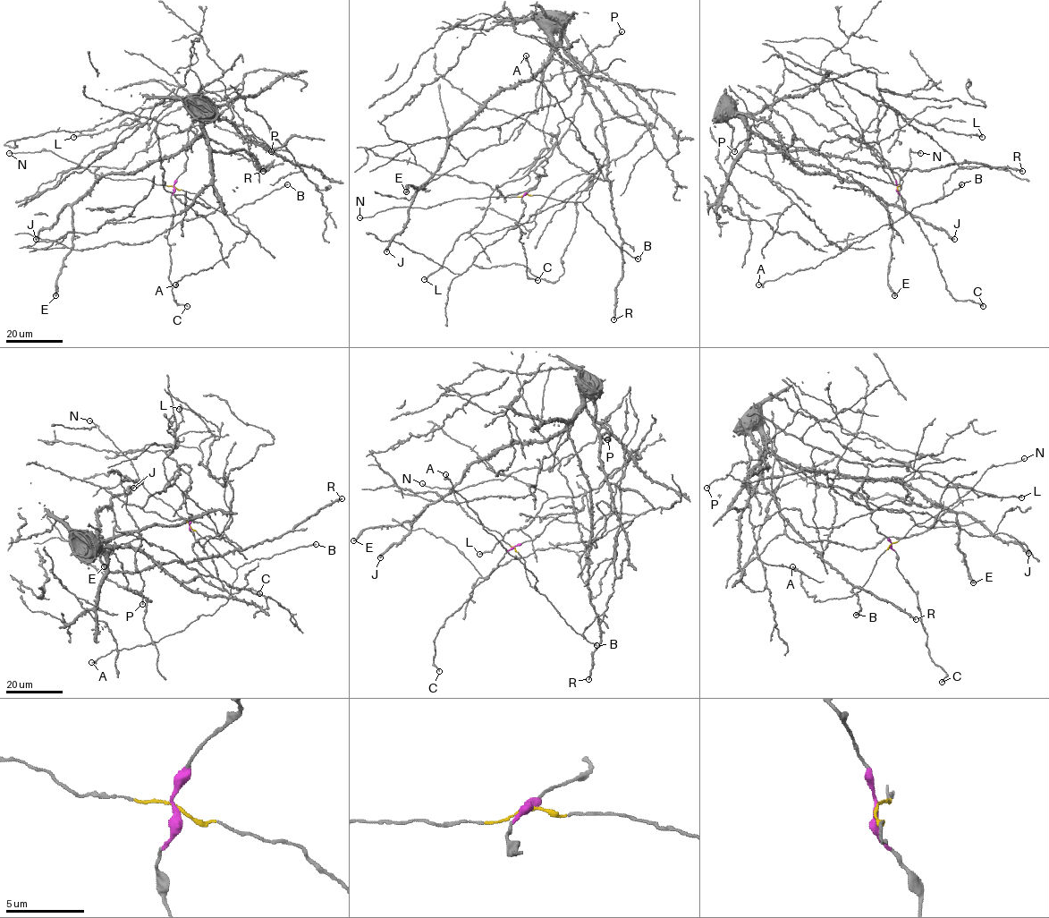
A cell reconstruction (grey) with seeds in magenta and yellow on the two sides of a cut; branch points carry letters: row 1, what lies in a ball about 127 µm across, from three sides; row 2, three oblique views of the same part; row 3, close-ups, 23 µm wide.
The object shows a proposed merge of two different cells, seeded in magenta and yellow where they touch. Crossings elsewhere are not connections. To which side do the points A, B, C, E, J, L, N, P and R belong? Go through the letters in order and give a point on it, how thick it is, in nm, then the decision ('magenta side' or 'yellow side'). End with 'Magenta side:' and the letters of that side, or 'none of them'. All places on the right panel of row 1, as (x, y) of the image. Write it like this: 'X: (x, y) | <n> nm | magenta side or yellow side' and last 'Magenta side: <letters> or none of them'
A: (758, 284) | 180 nm | yellow side
B: (961, 184) | 320 nm | yellow side
C: (983, 306) | 200 nm | magenta side
E: (894, 295) | 500 nm | magenta side
J: (954, 239) | 480 nm | magenta side
L: (982, 137) | 280 nm | magenta side
N: (920, 153) | 130 nm | yellow side
P: (734, 151) | 180 nm | magenta side
R: (1022, 171) | 320 nm | magenta side
Magenta side: C, E, J, L, P, R

